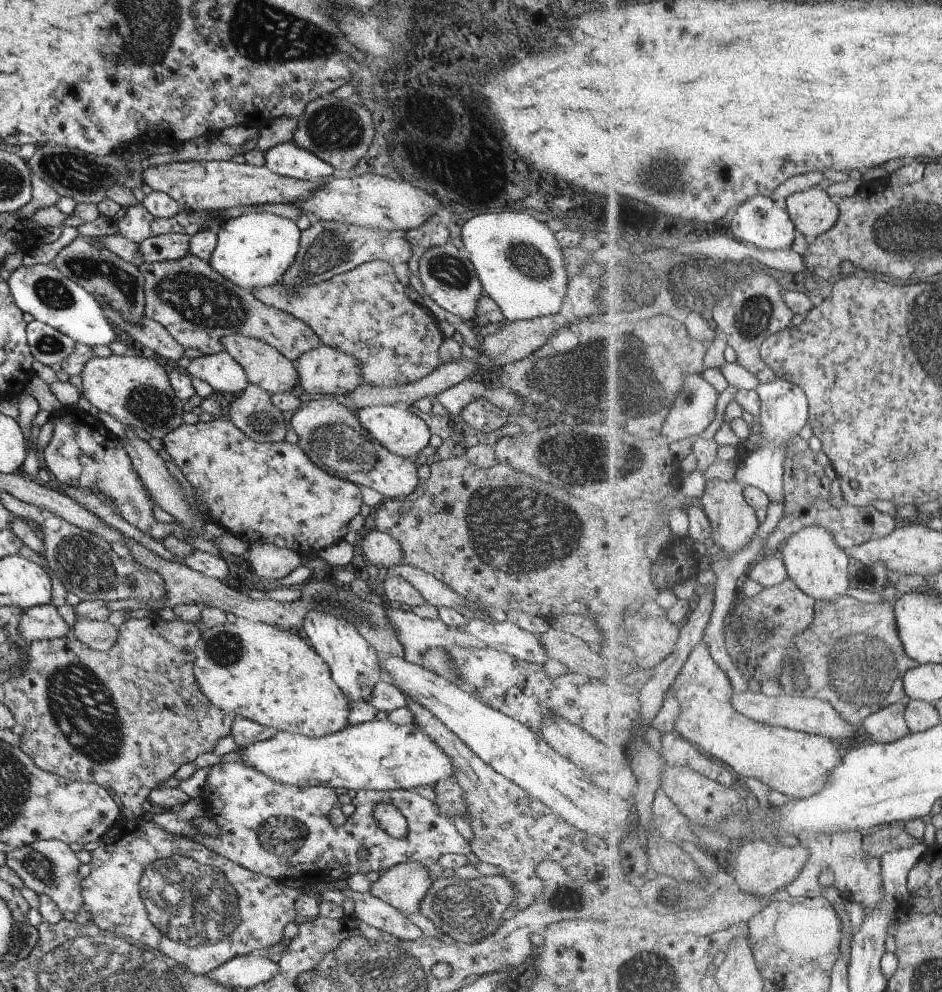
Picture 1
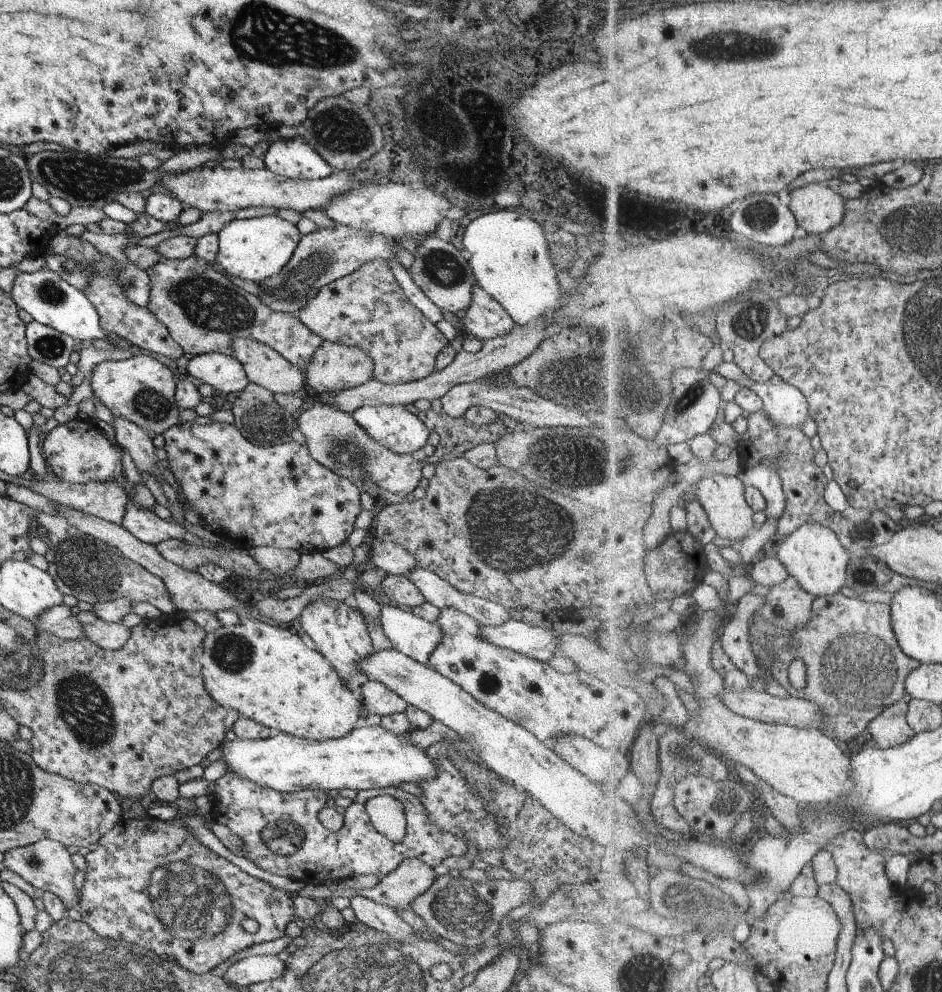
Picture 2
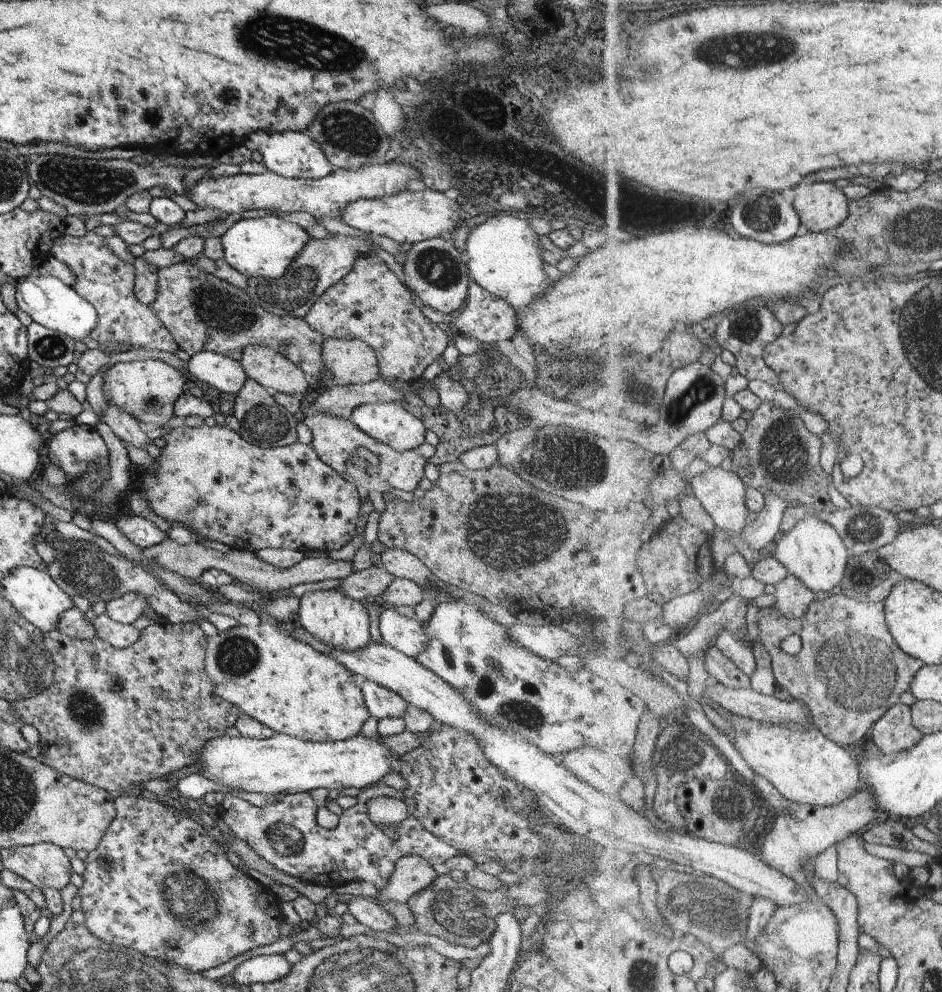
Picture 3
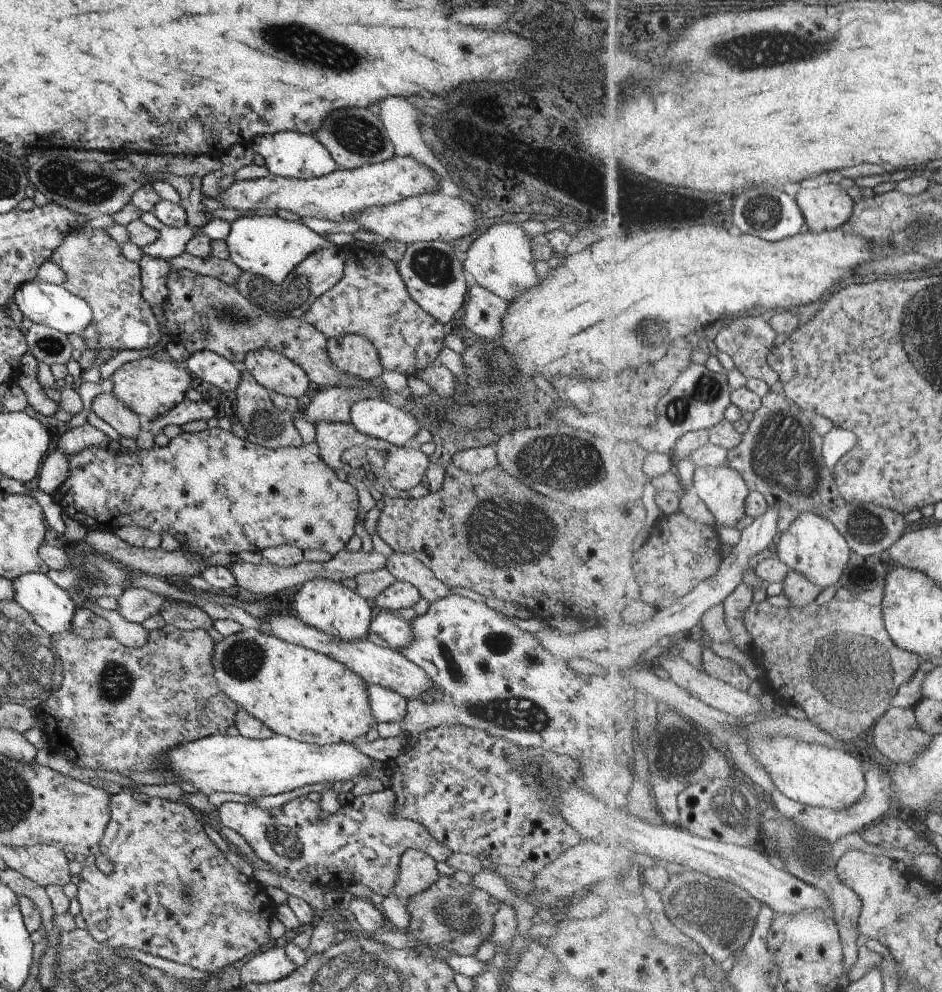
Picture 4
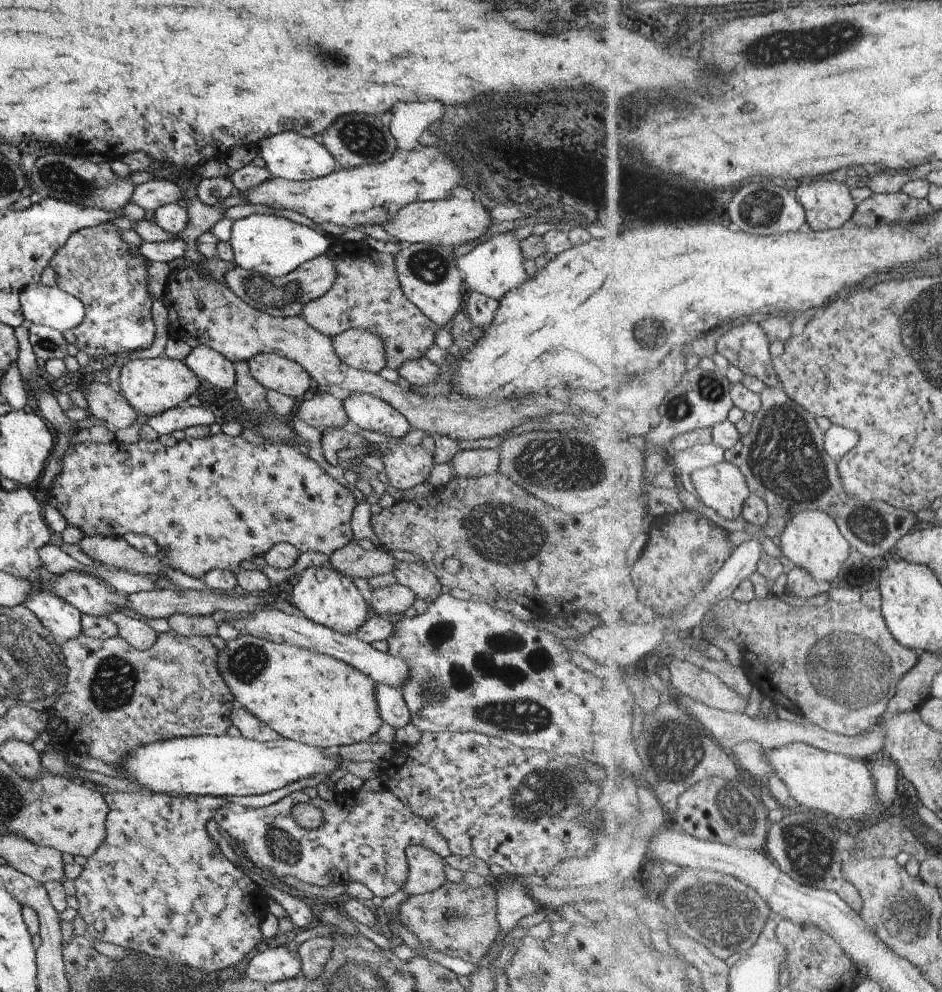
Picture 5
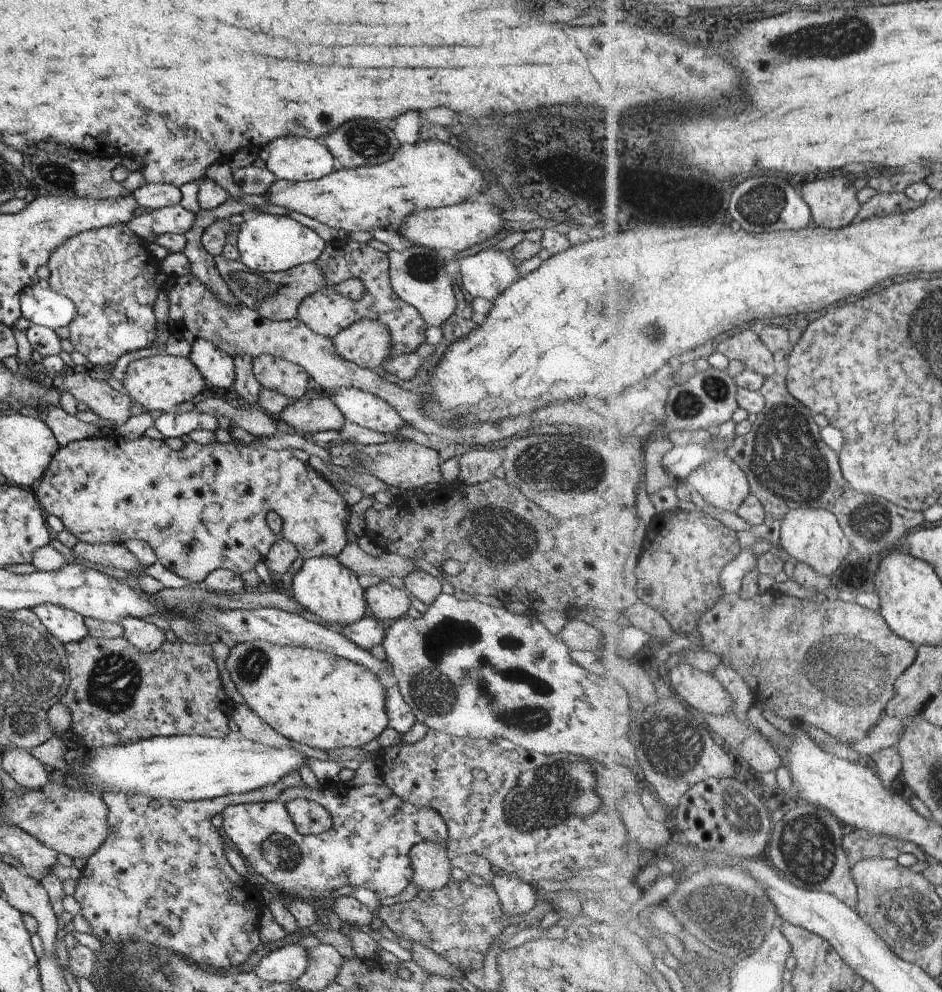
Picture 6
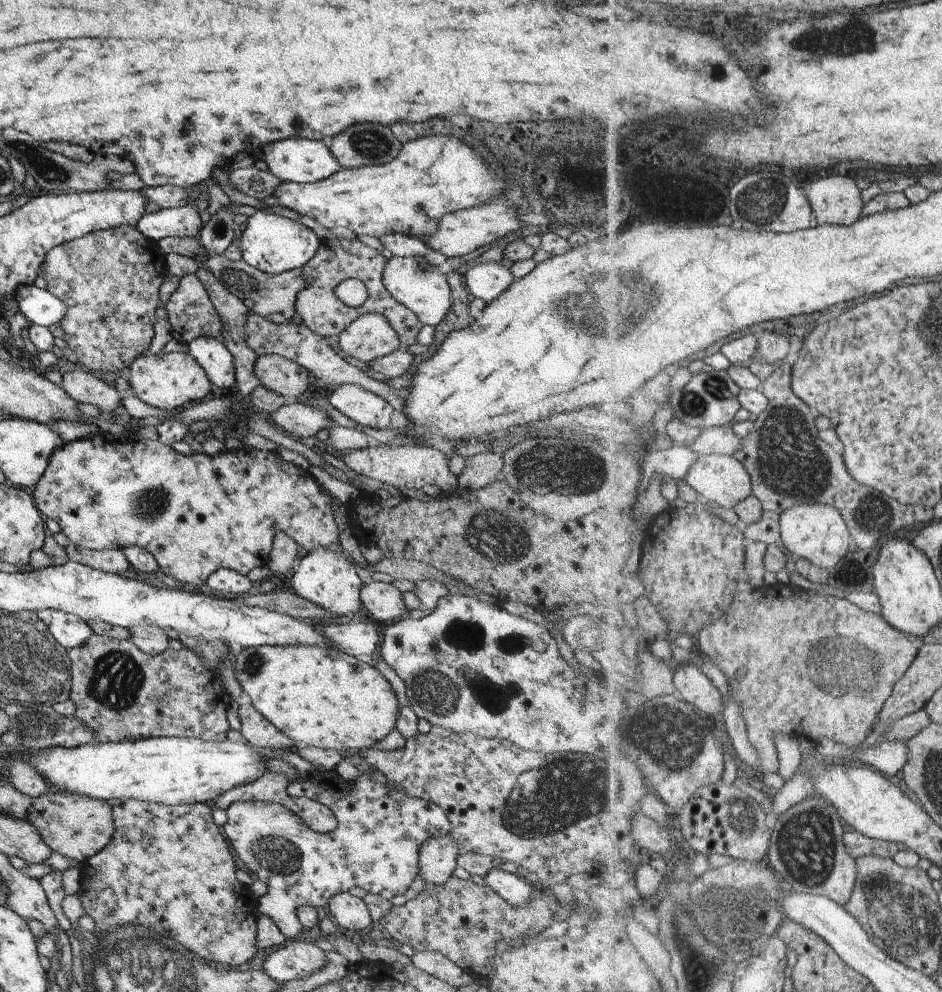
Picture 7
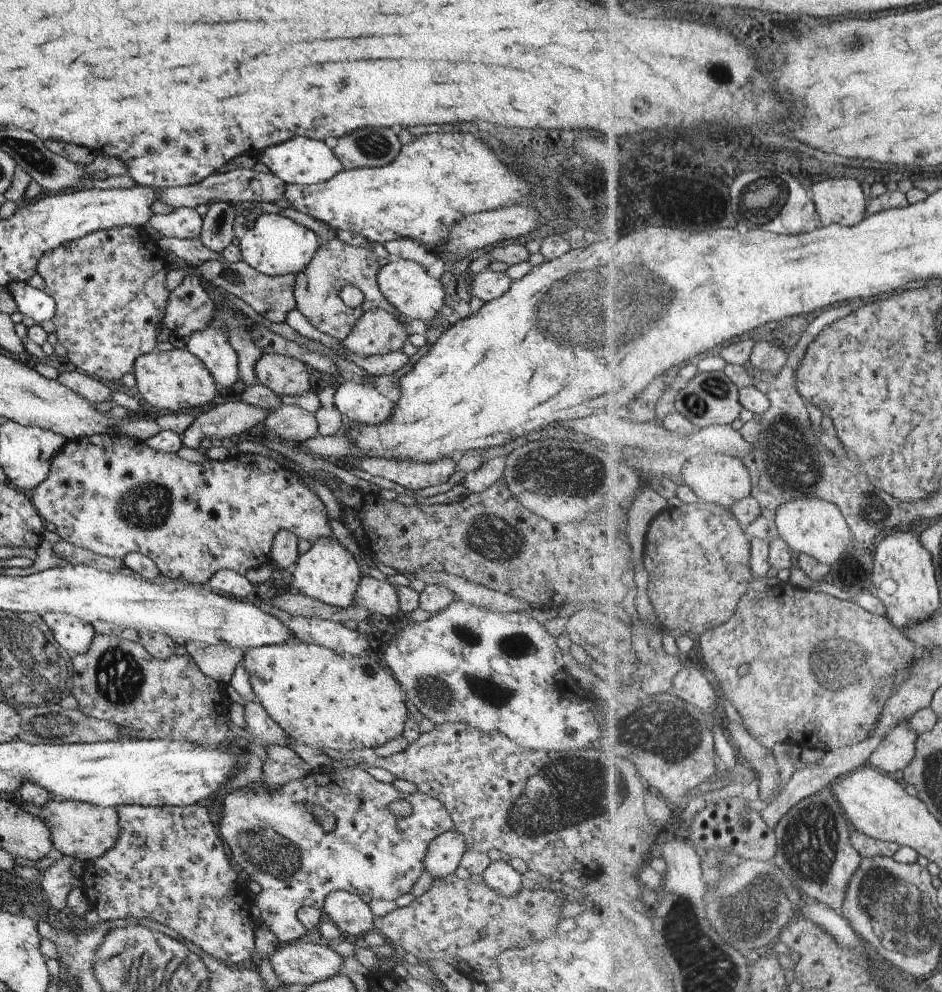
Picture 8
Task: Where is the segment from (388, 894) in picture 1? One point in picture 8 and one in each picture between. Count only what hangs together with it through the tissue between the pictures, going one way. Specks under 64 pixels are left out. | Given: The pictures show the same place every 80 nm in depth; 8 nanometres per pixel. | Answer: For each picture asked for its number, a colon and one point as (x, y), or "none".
2: (410, 878)
3: (412, 873)
4: (417, 872)
5: (425, 867)
6: (430, 861)
7: (437, 856)
8: (443, 854)

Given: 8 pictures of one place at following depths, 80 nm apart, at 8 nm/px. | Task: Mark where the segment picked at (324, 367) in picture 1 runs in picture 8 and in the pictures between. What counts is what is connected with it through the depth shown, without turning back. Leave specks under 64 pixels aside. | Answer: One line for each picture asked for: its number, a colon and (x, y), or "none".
2: (334, 366)
3: (346, 361)
4: (355, 355)
5: (360, 349)
6: (366, 342)
7: (369, 336)
8: (377, 331)

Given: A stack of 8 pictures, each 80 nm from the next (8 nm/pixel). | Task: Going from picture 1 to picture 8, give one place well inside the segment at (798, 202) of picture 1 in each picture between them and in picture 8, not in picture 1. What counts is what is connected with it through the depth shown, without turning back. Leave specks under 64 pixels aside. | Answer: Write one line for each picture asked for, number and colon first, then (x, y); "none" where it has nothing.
2: (818, 208)
3: (822, 207)
4: (827, 207)
5: (829, 204)
6: (833, 201)
7: (836, 200)
8: (841, 200)

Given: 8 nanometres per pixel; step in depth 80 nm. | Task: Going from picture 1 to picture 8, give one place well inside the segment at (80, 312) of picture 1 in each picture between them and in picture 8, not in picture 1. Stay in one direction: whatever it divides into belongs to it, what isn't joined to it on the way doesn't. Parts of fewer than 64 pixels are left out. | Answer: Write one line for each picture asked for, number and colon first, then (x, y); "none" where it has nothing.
2: (49, 300)
3: (47, 301)
4: (45, 304)
5: (47, 306)
6: (42, 306)
7: (38, 306)
8: (34, 304)

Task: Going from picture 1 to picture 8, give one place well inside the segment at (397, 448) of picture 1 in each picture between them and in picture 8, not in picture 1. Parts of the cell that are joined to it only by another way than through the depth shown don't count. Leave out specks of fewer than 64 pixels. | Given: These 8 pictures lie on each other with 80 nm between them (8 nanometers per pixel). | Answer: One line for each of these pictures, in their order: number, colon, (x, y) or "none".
2: (393, 426)
3: (391, 424)
4: (374, 417)
5: (363, 411)
6: (366, 410)
7: (360, 405)
8: (357, 399)

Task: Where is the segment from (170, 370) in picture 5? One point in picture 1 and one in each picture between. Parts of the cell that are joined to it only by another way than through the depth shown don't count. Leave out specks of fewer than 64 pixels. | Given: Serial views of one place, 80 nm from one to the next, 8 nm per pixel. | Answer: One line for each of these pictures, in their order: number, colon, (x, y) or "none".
1: (135, 390)
2: (140, 389)
3: (147, 390)
4: (151, 387)

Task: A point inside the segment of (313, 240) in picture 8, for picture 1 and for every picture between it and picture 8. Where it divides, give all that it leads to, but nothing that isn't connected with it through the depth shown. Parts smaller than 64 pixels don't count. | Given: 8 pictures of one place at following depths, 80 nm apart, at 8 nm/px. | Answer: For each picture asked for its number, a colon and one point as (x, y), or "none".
1: (254, 250)
2: (254, 249)
3: (264, 247)
4: (264, 245)
5: (269, 245)
6: (266, 243)
7: (270, 243)

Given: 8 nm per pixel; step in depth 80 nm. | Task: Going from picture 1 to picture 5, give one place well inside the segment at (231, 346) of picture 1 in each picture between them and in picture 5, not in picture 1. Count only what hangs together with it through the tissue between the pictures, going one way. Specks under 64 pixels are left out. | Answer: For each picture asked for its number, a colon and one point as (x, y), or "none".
2: (262, 366)
3: (269, 368)
4: (271, 370)
5: (272, 371)

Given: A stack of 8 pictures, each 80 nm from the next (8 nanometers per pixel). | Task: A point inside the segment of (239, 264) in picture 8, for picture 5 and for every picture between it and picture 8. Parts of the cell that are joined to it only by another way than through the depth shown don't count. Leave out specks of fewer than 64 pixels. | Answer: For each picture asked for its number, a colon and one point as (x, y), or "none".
5: (284, 296)
6: (275, 296)
7: (272, 297)

